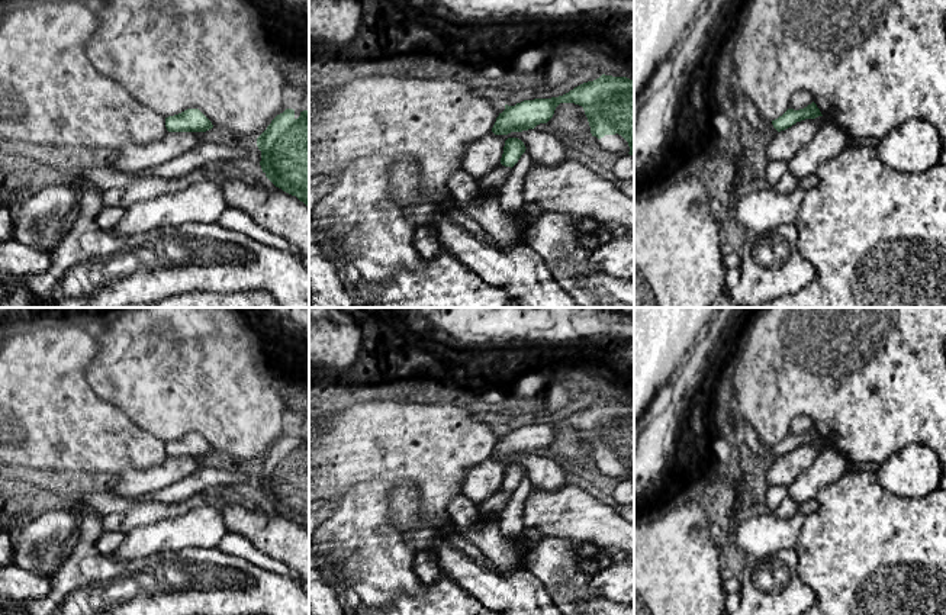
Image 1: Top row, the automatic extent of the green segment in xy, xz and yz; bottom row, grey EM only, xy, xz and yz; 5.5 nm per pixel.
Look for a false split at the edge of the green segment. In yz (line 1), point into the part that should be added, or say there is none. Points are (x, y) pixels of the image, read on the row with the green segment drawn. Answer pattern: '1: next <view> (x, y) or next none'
1: next none

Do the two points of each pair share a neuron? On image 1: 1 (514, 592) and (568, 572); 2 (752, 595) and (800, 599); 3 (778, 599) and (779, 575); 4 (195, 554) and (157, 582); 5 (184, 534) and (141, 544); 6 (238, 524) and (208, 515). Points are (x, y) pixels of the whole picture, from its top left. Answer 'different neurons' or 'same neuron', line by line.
1: different neurons
2: same neuron
3: same neuron
4: same neuron
5: same neuron
6: different neurons

